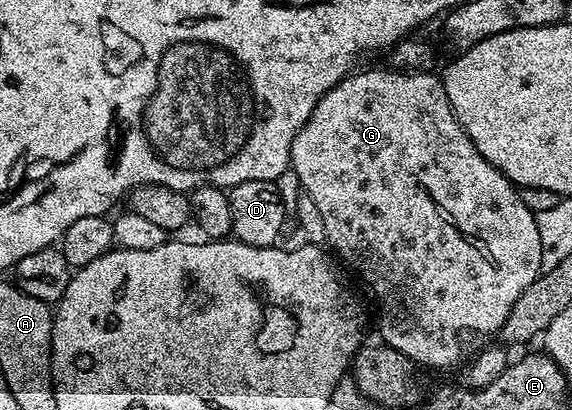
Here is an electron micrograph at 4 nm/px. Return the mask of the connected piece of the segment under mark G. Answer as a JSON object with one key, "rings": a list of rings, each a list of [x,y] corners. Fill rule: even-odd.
{"rings":[[[388,67],[369,69],[366,73],[350,73],[319,99],[315,111],[311,111],[307,123],[295,135],[289,152],[289,163],[291,170],[299,177],[303,192],[315,201],[323,215],[326,242],[333,244],[334,251],[373,288],[381,304],[380,340],[418,366],[421,364],[430,365],[433,369],[449,369],[461,357],[461,333],[496,334],[507,315],[511,315],[519,295],[523,295],[523,291],[527,291],[527,287],[531,287],[531,283],[535,283],[535,279],[541,276],[543,264],[534,213],[523,207],[518,186],[495,167],[491,167],[483,155],[479,155],[475,143],[471,143],[467,131],[453,114],[444,80],[440,76],[433,76],[432,72],[402,73]]]}

